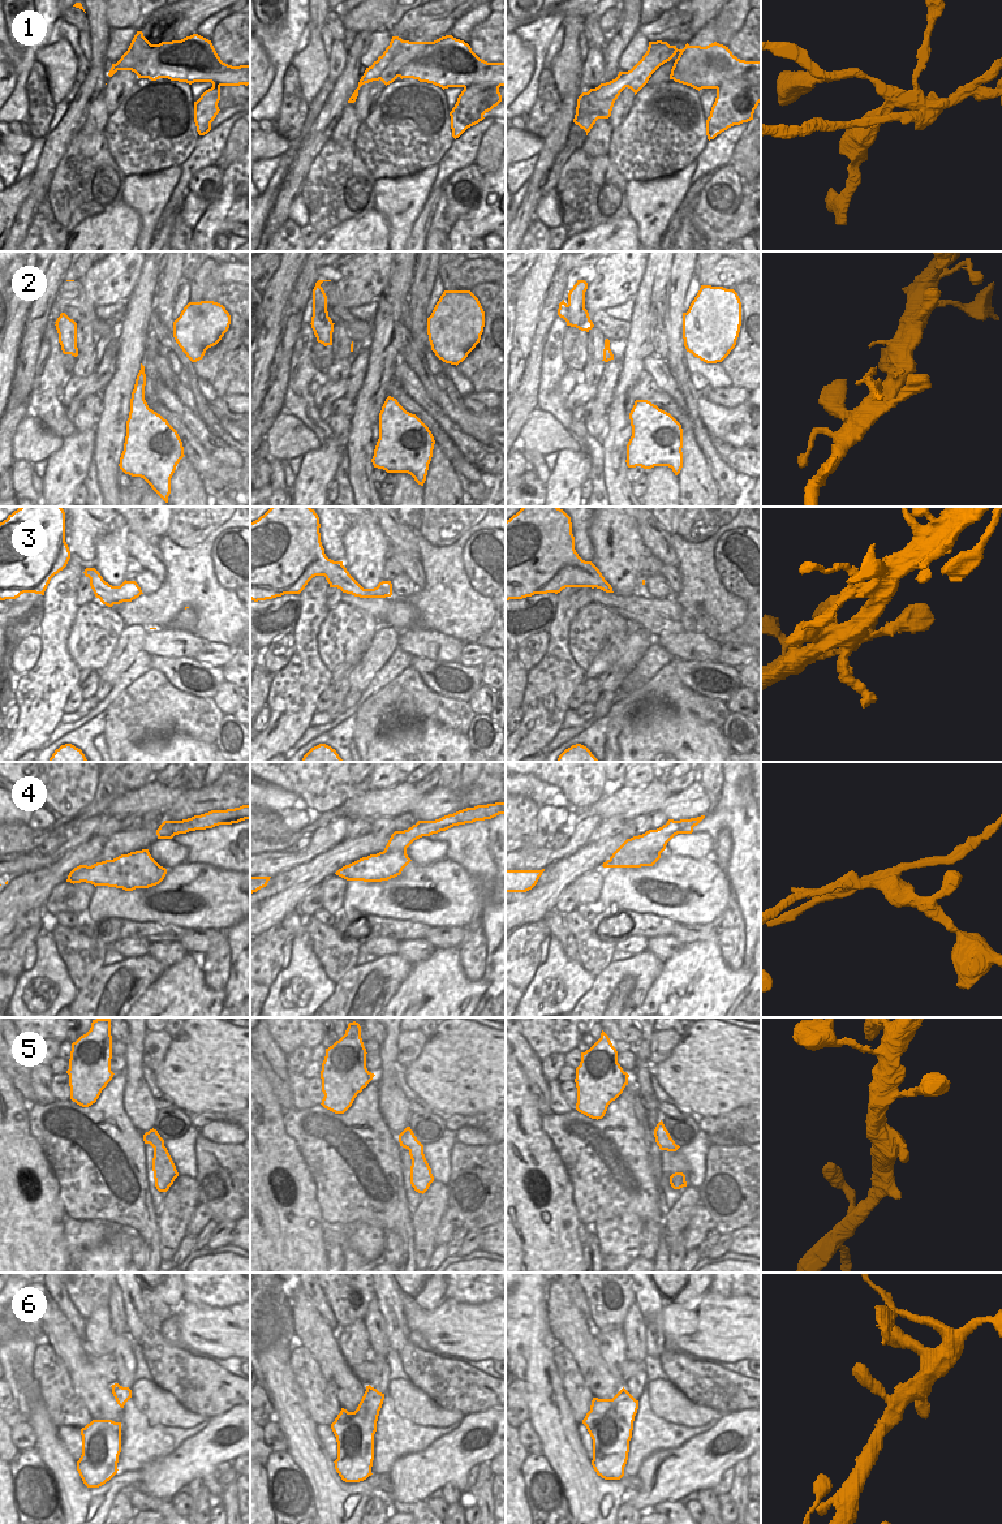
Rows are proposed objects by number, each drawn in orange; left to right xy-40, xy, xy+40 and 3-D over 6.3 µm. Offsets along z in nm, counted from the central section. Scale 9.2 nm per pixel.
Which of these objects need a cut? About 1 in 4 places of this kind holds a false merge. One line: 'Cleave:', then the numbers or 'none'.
Cleave: 1, 2, 4

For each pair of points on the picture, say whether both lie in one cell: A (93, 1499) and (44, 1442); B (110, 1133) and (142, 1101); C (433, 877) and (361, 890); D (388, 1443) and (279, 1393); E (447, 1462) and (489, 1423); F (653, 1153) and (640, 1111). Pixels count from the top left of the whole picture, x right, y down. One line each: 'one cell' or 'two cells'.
A: one cell
B: two cells
C: one cell
D: two cells
E: one cell
F: one cell

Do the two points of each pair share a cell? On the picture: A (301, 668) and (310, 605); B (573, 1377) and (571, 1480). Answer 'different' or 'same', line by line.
A: same
B: different

